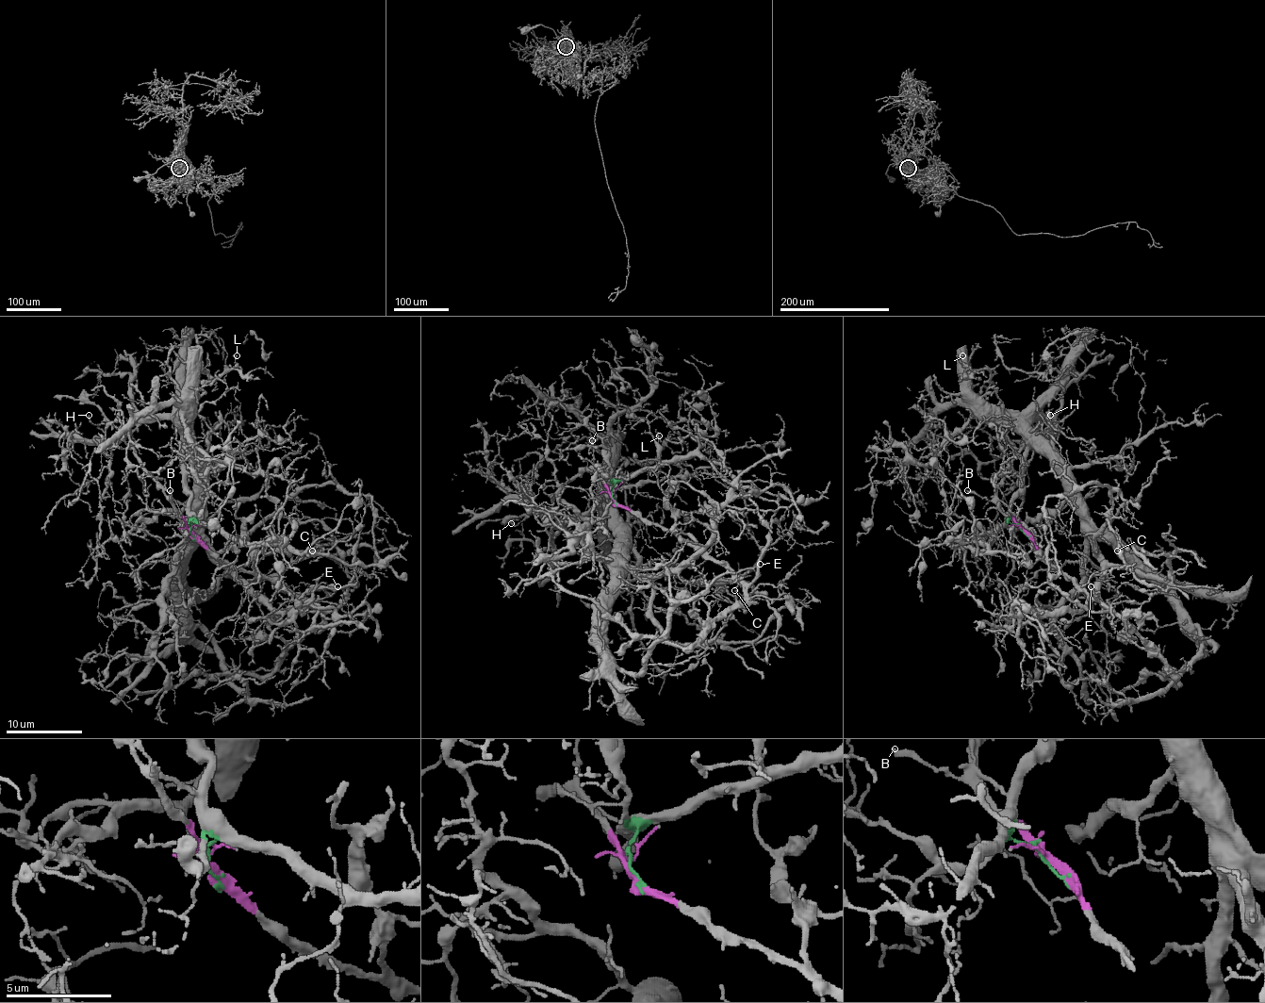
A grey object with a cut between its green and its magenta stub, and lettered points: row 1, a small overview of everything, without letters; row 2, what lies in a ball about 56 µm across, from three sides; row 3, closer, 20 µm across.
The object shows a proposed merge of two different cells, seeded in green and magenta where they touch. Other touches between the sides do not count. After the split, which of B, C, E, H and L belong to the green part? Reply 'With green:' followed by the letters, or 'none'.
With green: C, L

